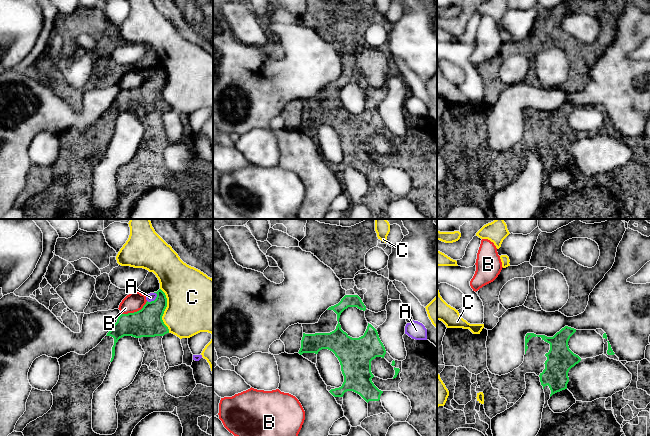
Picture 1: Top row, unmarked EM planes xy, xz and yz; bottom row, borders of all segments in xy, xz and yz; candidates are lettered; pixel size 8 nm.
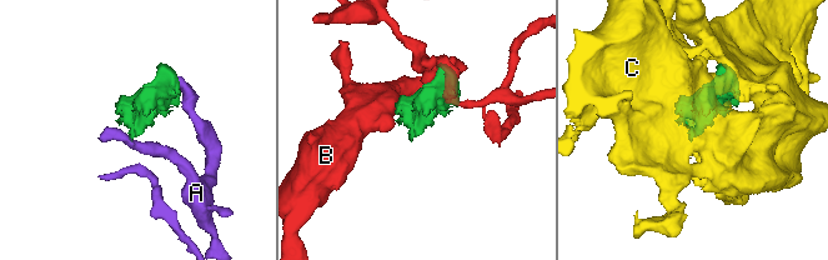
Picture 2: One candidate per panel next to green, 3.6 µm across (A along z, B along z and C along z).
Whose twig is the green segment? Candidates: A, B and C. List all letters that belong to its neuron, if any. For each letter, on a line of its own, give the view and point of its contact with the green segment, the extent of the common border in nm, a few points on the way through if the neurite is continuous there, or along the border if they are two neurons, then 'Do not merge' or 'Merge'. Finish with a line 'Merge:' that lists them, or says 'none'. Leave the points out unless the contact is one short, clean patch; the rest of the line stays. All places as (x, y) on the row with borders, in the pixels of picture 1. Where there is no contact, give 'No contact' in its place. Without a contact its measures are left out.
A: Touches green at xy (154, 300). Shared border 110 nm. Boundary: xy (157, 294), (153, 300), (147, 301). Do not merge
B: Touches green at xy (134, 312). Shared border 240 nm. Do not merge
C: Touches green at xy (164, 310). Shared border 360 nm. Do not merge
Merge: none

